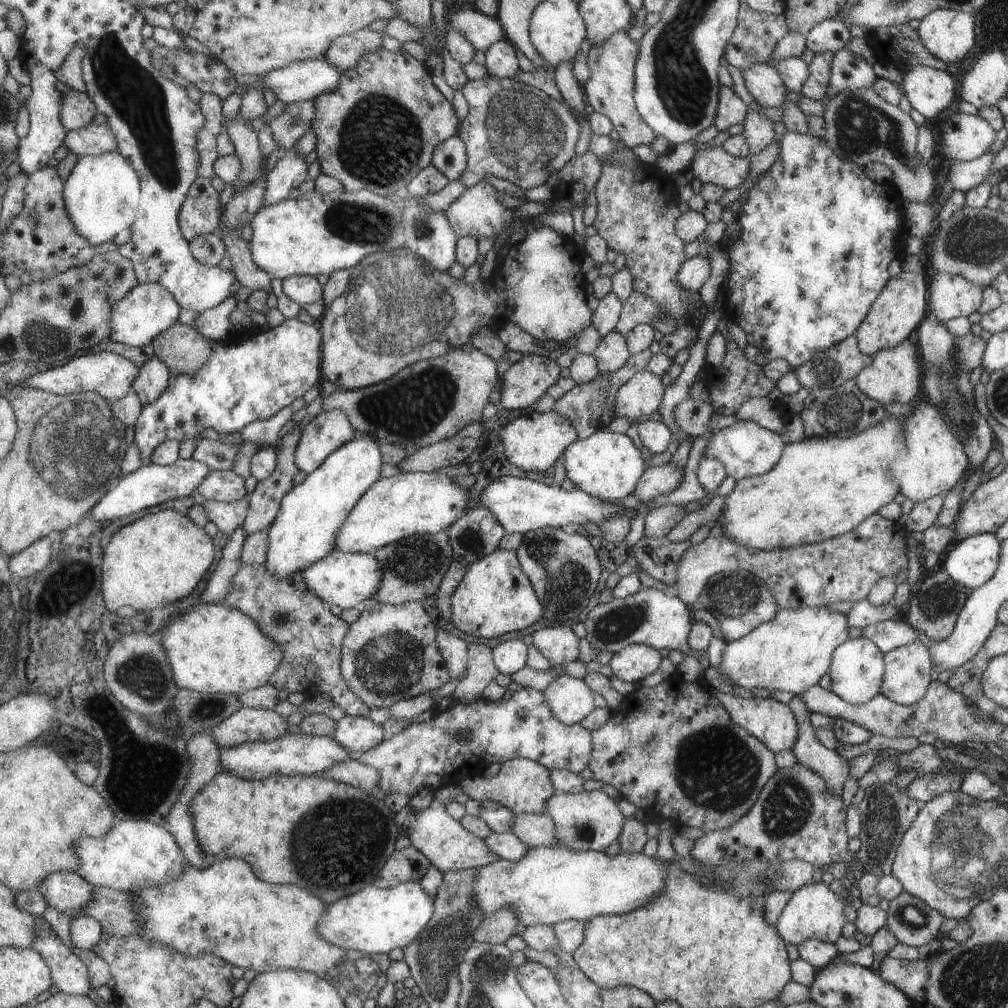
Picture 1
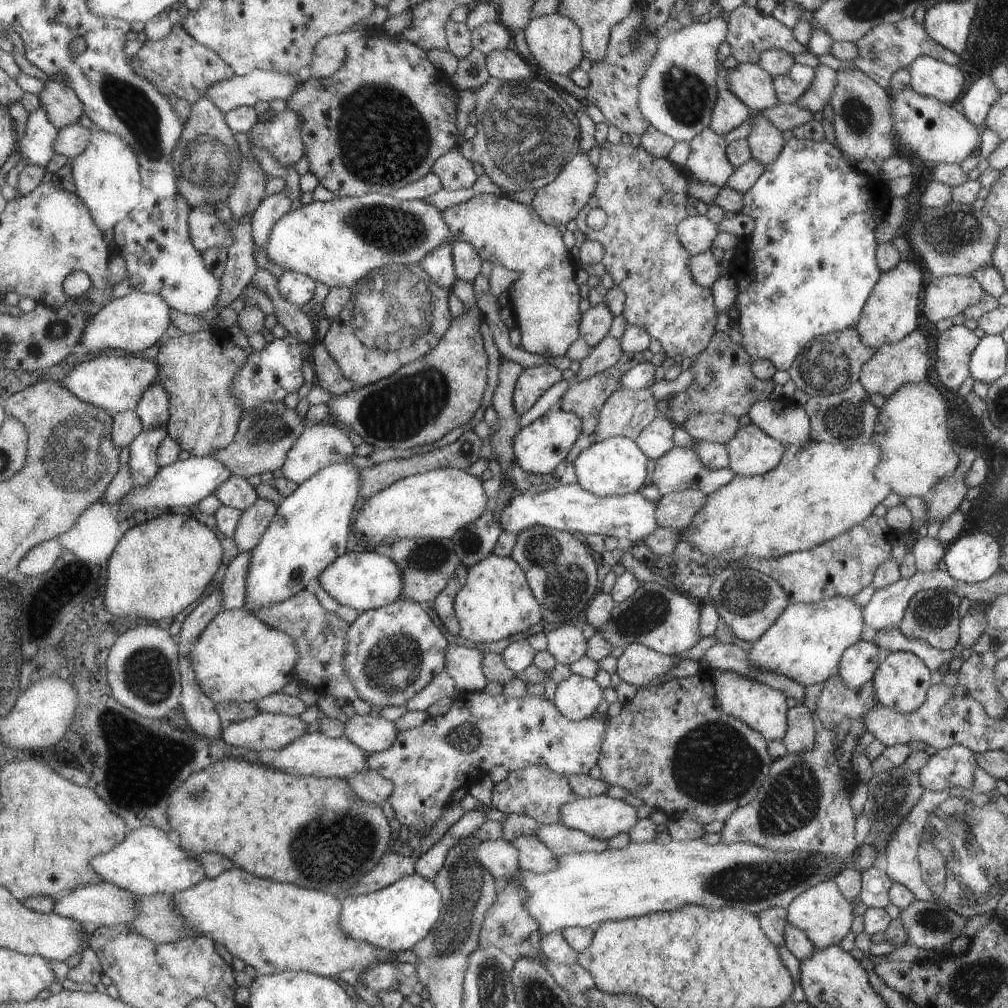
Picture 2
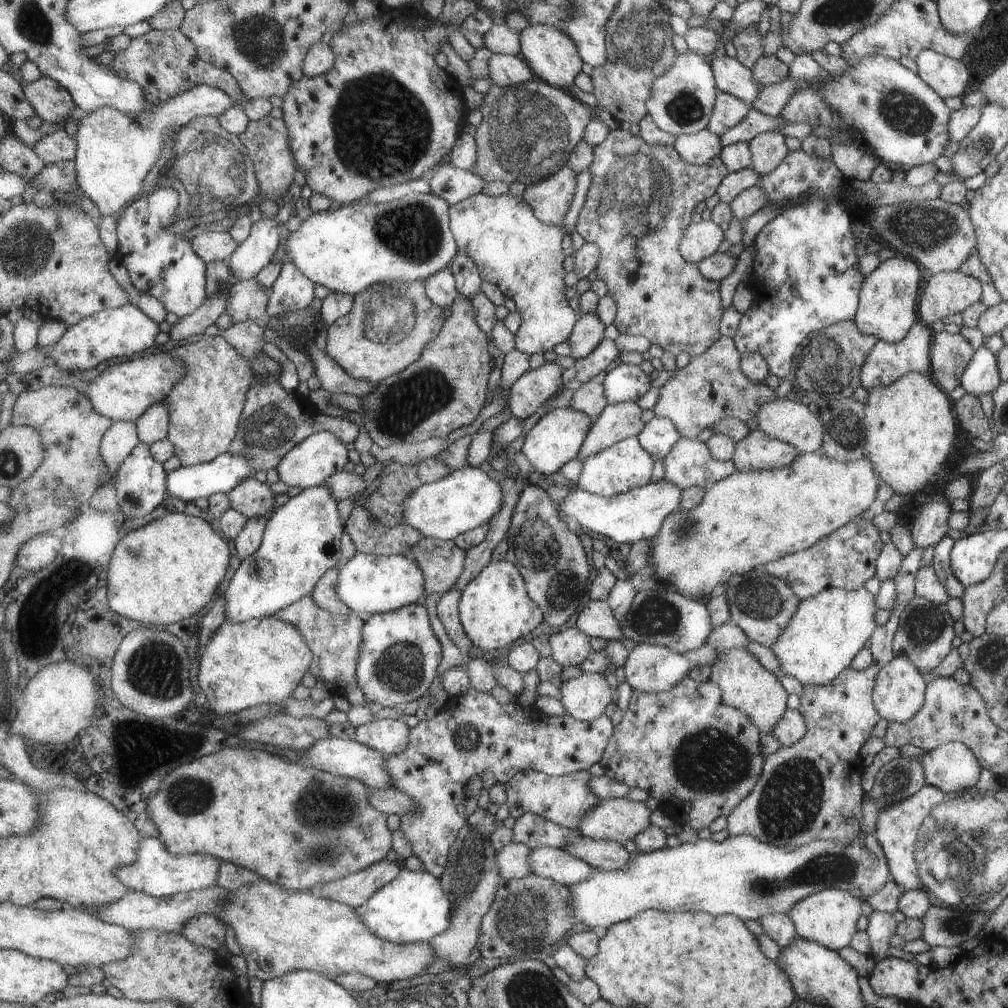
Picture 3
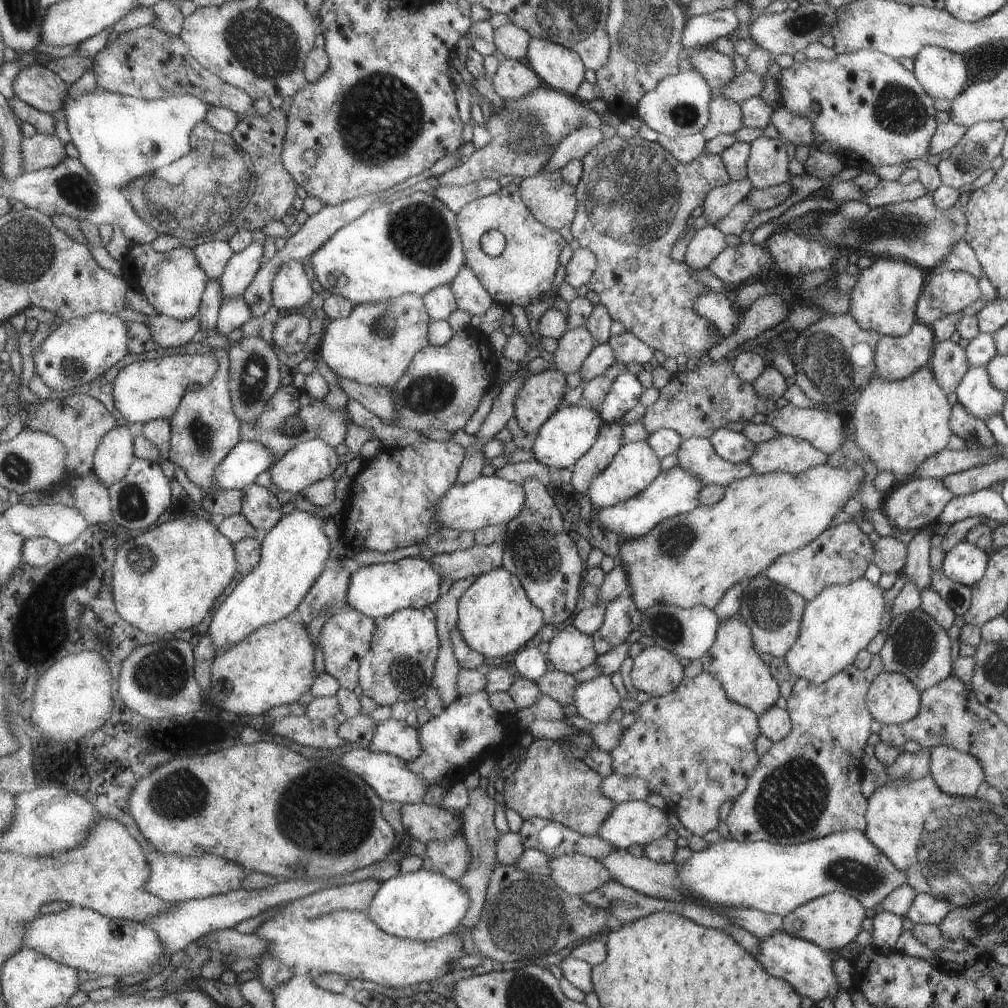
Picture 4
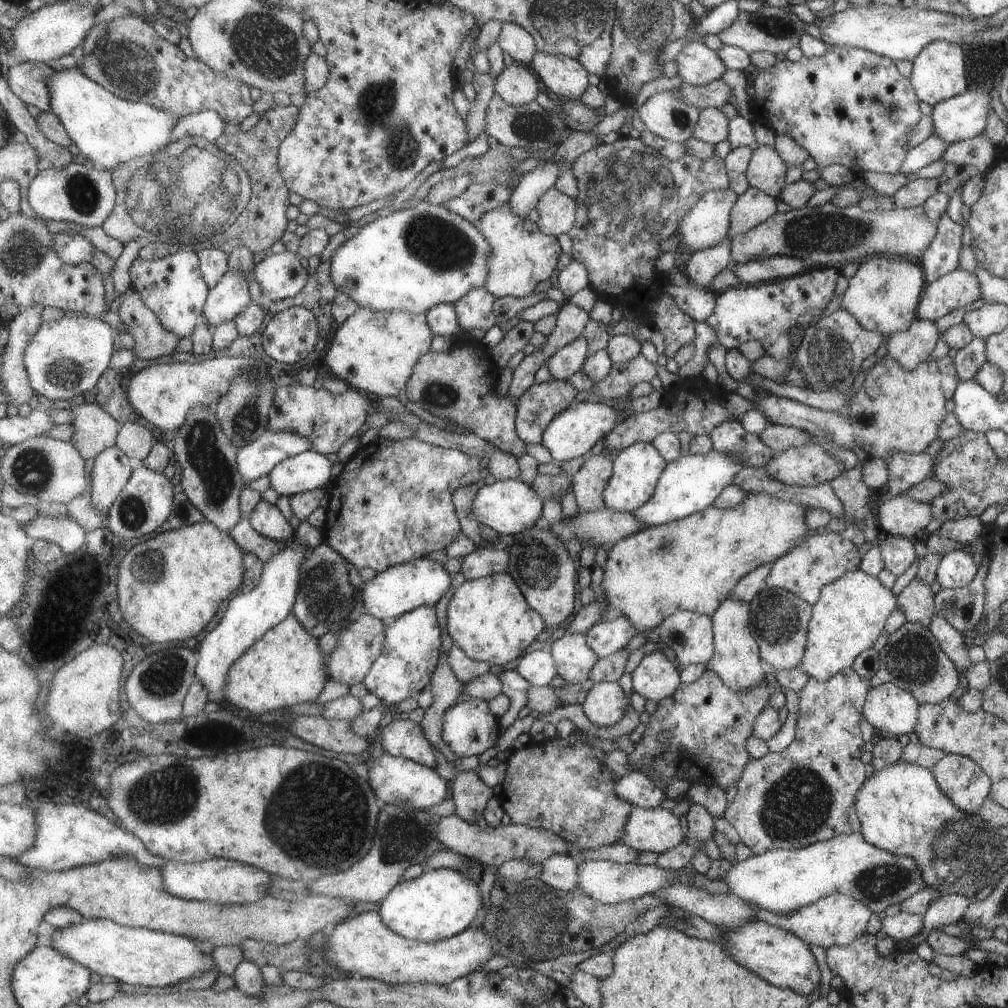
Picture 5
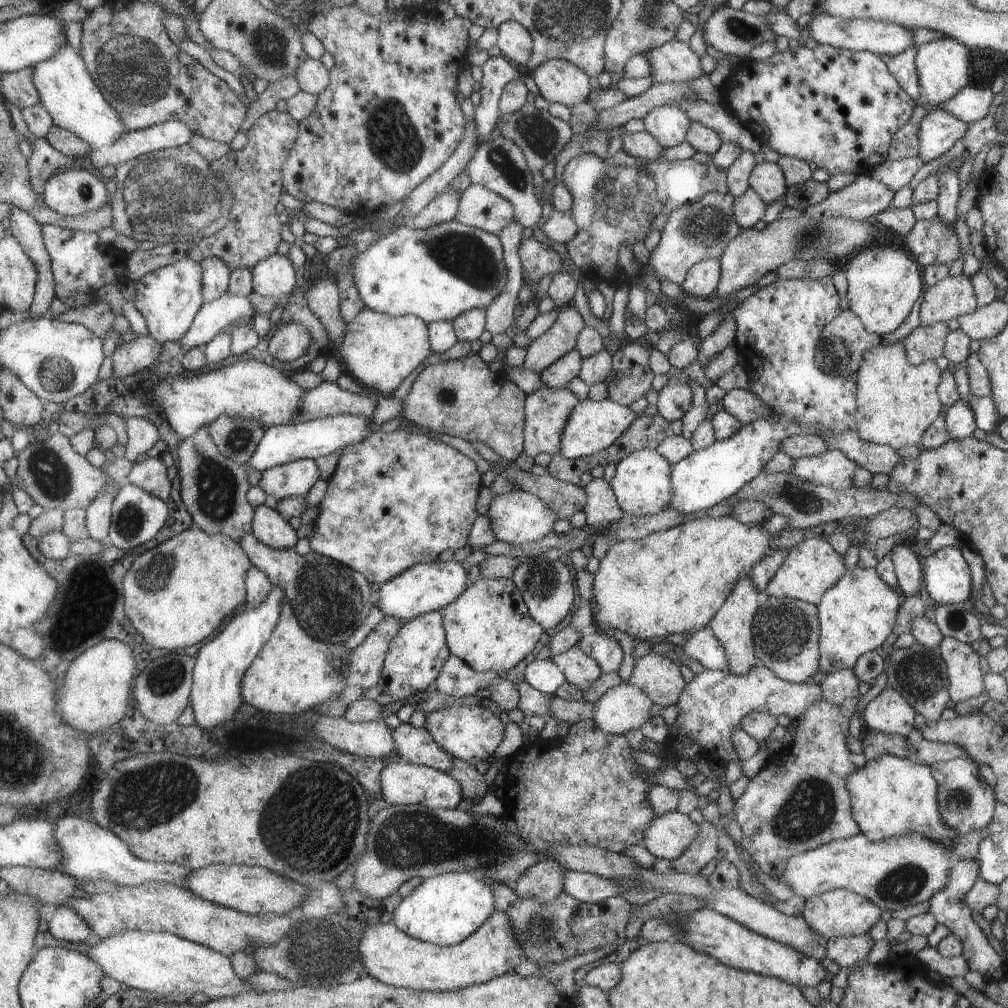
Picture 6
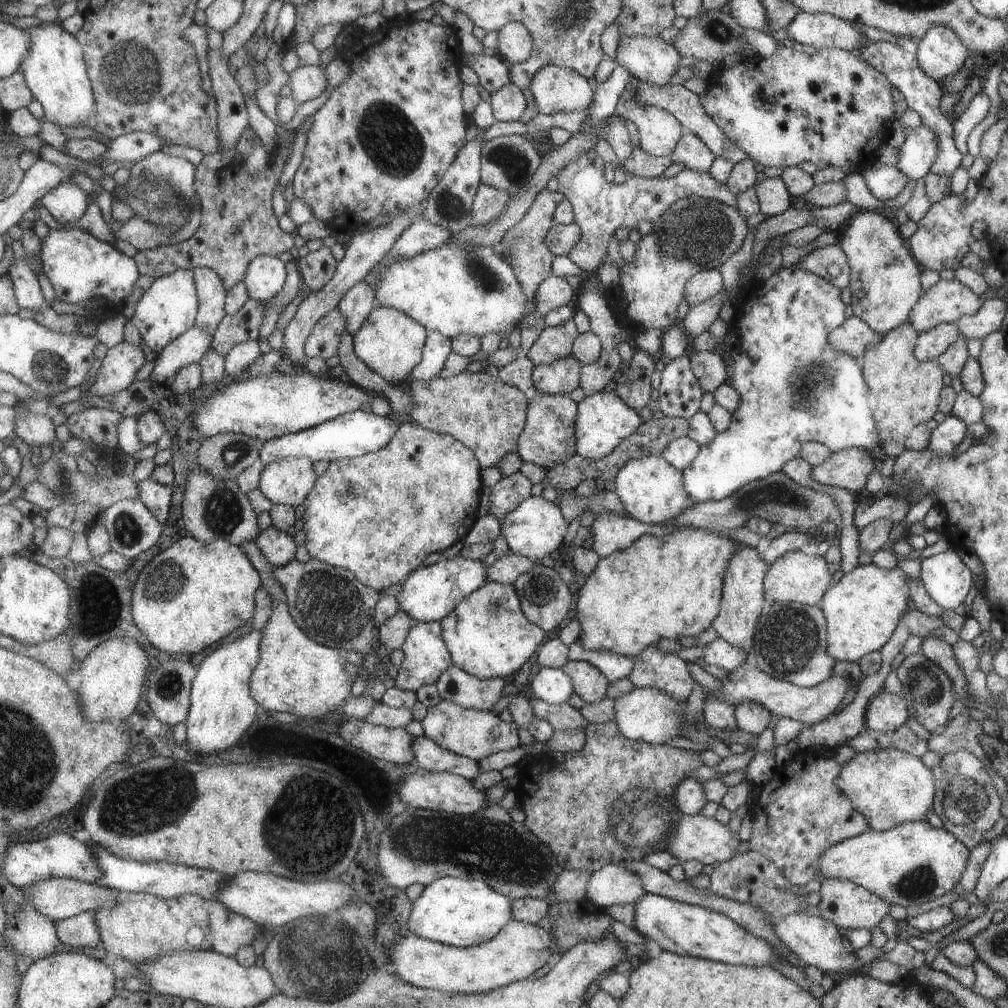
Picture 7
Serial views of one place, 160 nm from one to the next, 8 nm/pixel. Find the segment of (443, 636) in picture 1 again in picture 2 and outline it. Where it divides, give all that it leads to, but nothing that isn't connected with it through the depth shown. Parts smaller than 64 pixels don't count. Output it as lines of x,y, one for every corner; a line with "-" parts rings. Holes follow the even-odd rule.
451,644
447,648
446,671
453,676
459,692
481,691
486,686
485,676
481,672
482,653
477,649

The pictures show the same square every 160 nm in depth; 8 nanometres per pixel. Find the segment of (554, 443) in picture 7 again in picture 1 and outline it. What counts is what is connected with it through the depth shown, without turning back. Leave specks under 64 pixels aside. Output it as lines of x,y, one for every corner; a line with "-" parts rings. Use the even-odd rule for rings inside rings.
523,355
501,377
498,409
525,409
559,378
559,366
546,356

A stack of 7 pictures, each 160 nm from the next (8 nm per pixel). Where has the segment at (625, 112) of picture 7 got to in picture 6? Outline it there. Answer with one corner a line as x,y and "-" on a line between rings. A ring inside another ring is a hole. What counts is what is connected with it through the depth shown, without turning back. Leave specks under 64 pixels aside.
673,105
653,107
643,118
644,130
663,149
675,146
686,140
690,126
689,117

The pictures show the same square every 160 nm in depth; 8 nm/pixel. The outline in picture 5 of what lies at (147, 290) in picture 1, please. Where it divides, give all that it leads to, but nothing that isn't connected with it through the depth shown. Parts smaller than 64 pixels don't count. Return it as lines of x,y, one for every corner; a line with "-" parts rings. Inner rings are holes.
64,316
45,322
31,338
25,352
25,367
35,393
53,401
83,399
109,369
115,337
116,331
100,318

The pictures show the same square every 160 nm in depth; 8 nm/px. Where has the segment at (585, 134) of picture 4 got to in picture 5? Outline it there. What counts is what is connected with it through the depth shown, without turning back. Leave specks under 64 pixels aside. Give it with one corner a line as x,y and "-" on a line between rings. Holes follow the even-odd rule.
551,158
544,162
543,166
521,176
508,201
514,209
515,216
521,216
525,220
529,211
536,208
537,198
555,184
560,174
561,170

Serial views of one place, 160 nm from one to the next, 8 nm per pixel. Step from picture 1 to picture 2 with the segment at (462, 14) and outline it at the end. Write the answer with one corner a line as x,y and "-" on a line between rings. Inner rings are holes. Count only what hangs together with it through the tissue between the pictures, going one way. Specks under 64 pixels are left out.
499,21
483,22
470,31
472,48
487,55
493,50
502,50
512,45
511,32

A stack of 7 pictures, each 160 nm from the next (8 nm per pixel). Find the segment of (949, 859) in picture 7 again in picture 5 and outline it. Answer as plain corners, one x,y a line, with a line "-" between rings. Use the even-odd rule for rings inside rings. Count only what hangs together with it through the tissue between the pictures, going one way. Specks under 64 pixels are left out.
860,833
839,834
831,839
807,844
807,847
794,850
767,850
763,854
753,854
744,861
733,863
729,866
729,870
719,878
727,886
729,895
737,896
739,900
753,904
756,909
765,910
771,914
790,913
834,893
859,900
871,912
877,913
887,906
899,904
901,900
909,898
911,894
926,887
922,880
921,870
910,857
893,856
871,845
861,837

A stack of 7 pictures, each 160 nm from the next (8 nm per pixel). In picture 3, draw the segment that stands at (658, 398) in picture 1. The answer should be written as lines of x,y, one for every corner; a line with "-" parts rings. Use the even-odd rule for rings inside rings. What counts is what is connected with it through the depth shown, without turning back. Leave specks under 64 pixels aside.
636,400
606,404
592,423
576,458
583,463
595,452
611,447
611,444
619,443
619,440
638,437
638,433
645,427
641,420
642,411

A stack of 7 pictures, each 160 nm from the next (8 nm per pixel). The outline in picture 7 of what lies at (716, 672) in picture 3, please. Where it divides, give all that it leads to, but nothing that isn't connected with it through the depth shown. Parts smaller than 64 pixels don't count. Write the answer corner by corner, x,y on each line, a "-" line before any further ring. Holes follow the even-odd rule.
740,545
729,560
725,578
722,580
722,600
718,608
718,615
710,624
719,637
729,644
742,648
747,654
753,643
754,628
758,624
758,618
766,607
762,580
767,567
766,561
753,547

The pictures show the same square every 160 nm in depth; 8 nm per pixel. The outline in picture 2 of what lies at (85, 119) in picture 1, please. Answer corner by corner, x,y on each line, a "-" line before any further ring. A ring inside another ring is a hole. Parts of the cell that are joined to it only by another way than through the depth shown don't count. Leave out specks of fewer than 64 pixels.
47,80
39,94
40,106
47,108
51,123
61,131
67,126
78,124
79,118
85,114
85,102
69,85
57,80

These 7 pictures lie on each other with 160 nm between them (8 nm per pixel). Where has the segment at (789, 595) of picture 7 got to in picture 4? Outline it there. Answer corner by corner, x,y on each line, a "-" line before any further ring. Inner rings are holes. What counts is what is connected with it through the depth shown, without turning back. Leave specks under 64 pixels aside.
841,523
821,532
815,540
795,552
778,557
765,570
764,577
783,584
785,588
801,596
806,602
814,600
823,588
831,585
847,585
864,576
874,562
874,544
855,523

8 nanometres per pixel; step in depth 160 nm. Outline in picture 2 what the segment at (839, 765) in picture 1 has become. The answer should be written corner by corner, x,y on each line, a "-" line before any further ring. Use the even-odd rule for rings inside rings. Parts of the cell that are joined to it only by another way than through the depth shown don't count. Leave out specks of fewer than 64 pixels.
804,705
793,706
786,713
786,735
781,739
787,753
799,754
815,748
815,727
812,714

